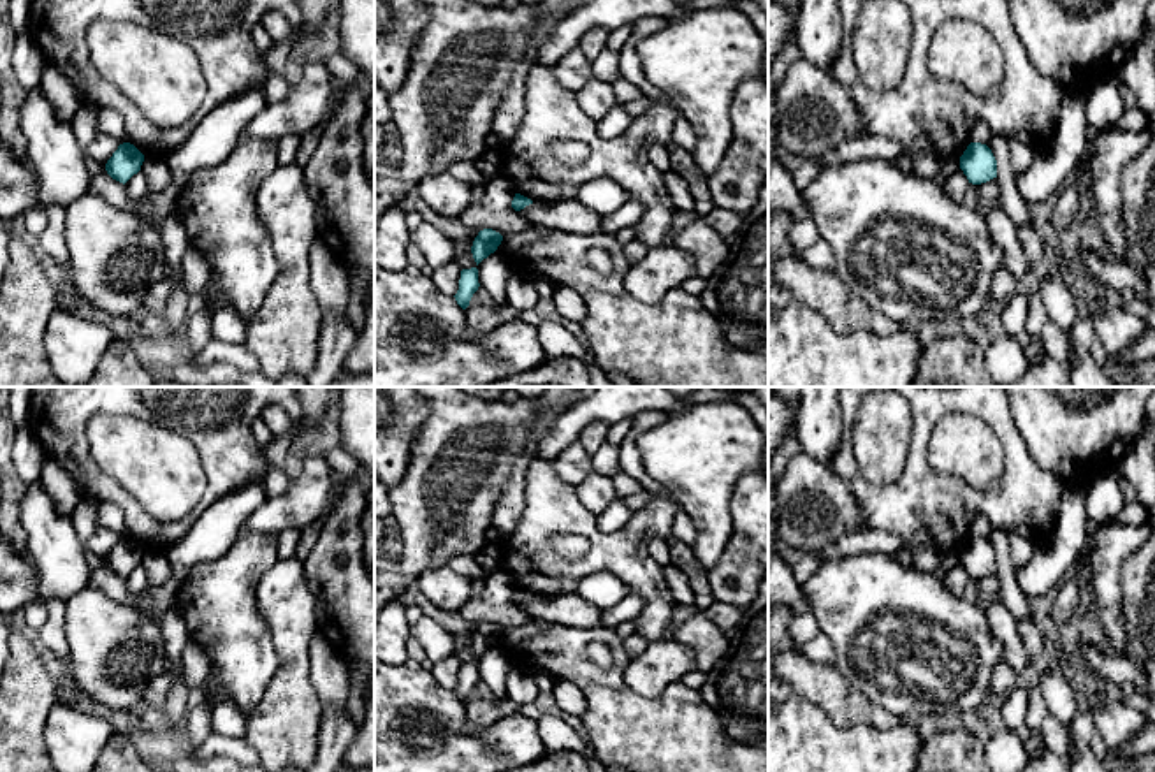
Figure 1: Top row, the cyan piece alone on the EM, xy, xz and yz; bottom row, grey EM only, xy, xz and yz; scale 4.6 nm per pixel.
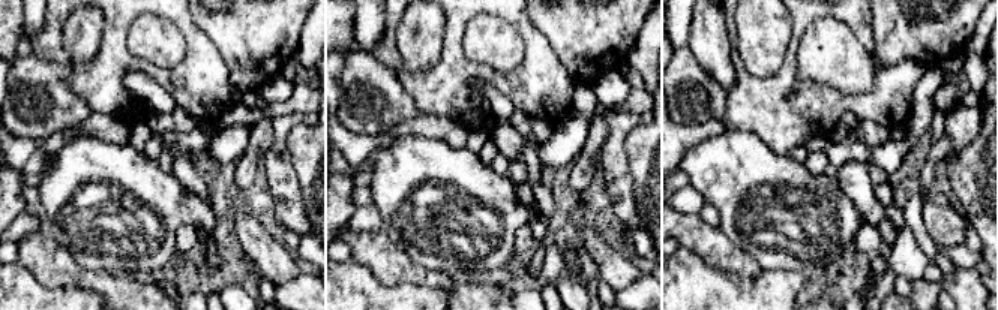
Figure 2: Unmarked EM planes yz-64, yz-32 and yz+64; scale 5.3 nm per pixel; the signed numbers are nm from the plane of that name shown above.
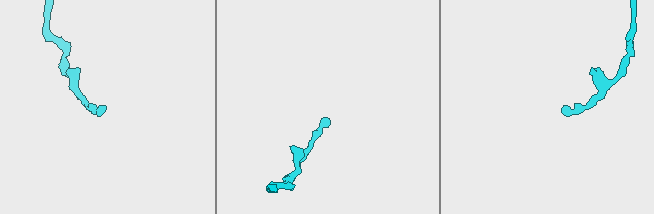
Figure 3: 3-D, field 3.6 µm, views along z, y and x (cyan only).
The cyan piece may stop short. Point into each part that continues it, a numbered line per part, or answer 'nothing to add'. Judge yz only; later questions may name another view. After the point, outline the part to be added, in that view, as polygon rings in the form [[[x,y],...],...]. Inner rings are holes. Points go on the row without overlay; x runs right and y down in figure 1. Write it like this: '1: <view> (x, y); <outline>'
nothing to add

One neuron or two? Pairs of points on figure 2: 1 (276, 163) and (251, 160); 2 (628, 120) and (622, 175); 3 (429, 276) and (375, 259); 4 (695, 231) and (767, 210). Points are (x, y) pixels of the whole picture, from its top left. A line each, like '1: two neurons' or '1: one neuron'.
1: two neurons
2: one neuron
3: one neuron
4: two neurons

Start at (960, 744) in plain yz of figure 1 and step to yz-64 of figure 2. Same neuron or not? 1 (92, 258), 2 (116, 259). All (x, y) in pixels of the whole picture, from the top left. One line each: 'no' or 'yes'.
1: no
2: no

